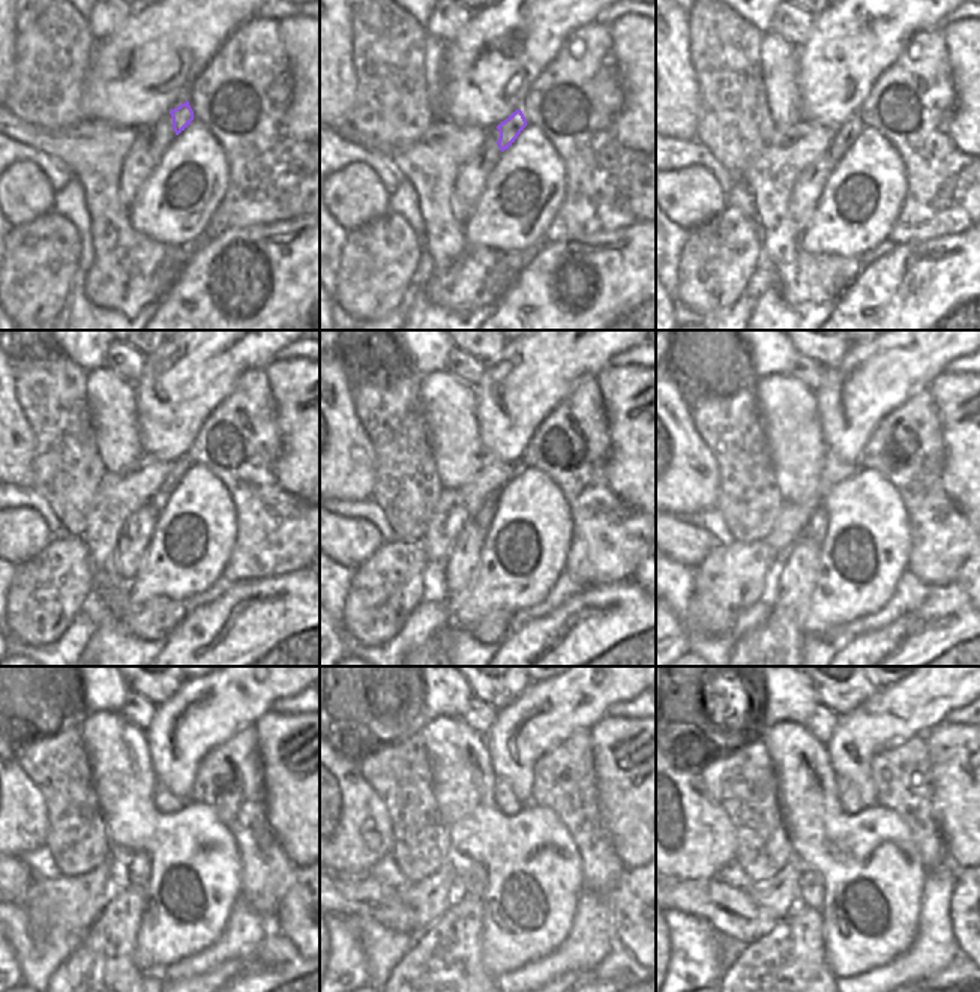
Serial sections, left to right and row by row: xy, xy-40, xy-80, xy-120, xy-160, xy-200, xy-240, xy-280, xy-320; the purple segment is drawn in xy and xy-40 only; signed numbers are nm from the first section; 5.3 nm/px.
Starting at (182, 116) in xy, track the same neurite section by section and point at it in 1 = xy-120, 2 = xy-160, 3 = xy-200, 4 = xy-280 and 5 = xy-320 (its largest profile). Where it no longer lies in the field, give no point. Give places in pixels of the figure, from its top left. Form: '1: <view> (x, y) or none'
1: xy-120 (180, 465)
2: xy-160 (485, 515)
3: xy-200 (815, 530)
4: xy-280 (474, 875)
5: xy-320 (811, 881)

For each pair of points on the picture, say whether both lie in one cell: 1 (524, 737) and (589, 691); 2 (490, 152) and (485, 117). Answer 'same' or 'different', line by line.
1: same
2: different

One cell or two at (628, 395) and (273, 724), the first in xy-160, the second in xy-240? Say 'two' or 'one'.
one

